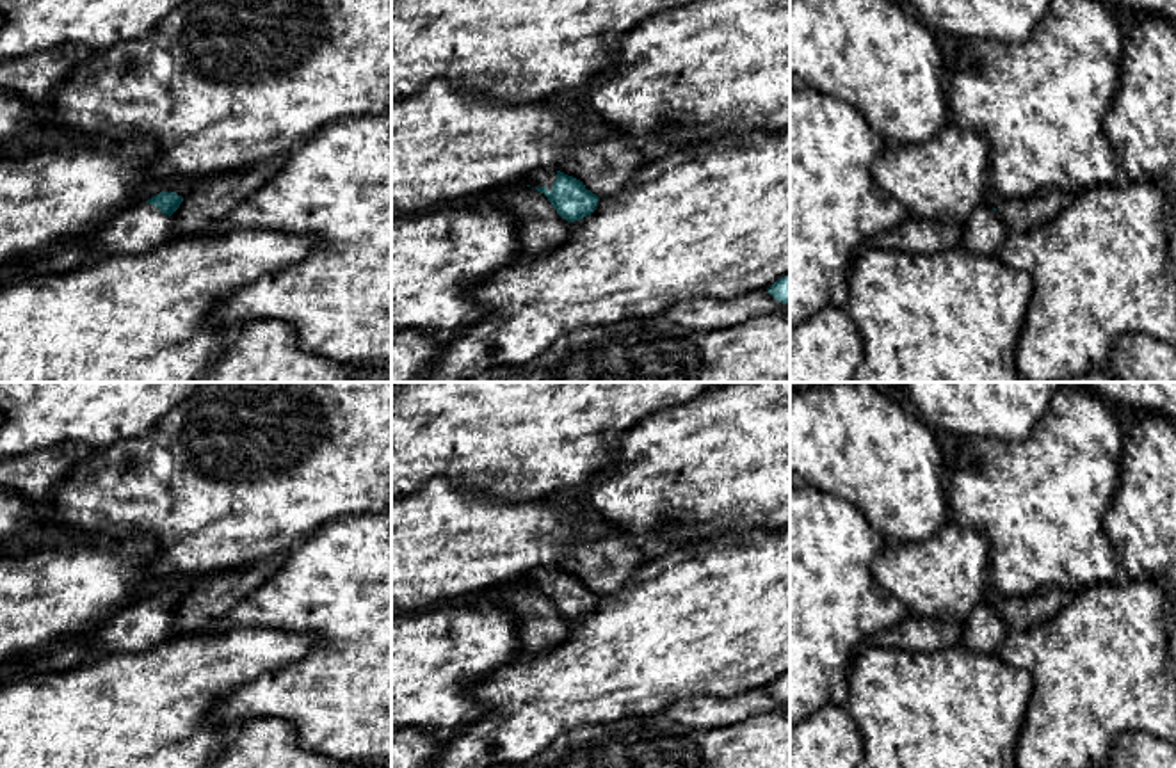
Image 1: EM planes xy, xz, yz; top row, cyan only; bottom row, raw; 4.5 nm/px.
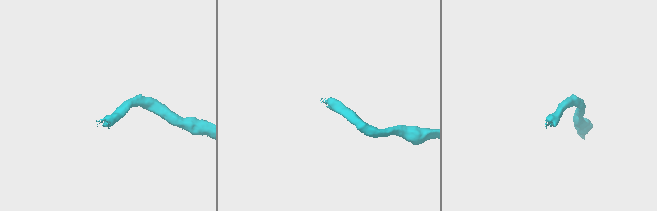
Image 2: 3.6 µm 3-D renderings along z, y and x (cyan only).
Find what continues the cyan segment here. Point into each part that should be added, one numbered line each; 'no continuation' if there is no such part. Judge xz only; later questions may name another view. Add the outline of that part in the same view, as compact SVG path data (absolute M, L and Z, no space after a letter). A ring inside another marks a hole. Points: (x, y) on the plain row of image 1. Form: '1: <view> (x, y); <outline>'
1: xz (539, 576); M537 567L530 569L520 581L530 585L546 585L552 590L553 580L557 578L557 567Z

